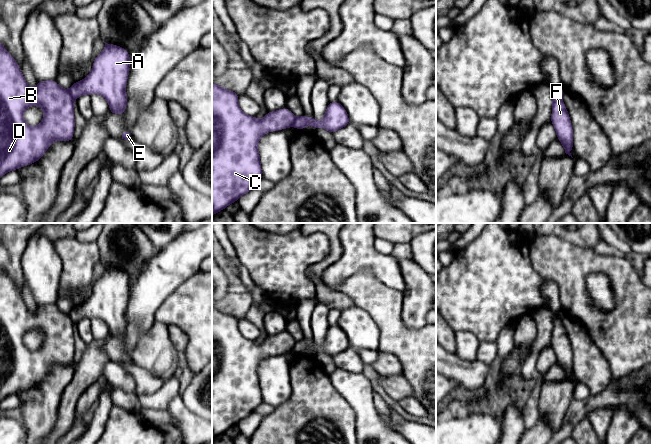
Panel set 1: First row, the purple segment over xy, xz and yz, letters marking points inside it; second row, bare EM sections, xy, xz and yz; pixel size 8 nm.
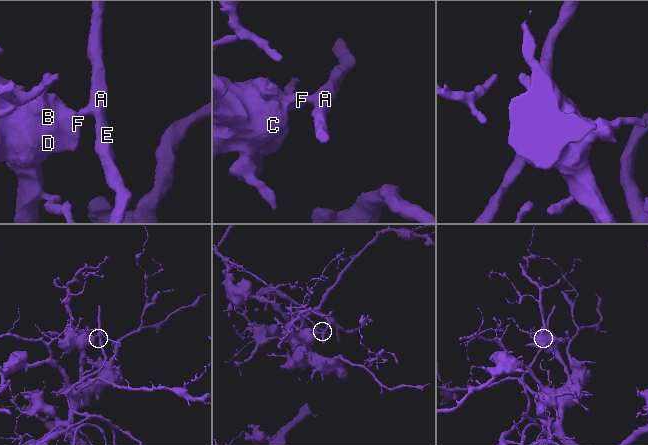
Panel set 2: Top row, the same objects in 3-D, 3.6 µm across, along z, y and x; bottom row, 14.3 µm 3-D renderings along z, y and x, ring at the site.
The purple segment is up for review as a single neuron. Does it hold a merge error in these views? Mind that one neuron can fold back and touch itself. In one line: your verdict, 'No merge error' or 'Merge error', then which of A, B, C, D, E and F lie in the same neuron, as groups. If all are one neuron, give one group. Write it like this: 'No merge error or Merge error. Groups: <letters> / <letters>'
Merge error. Groups: A E / B C D F

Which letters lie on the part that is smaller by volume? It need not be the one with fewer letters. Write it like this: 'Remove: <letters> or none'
Remove: A, E

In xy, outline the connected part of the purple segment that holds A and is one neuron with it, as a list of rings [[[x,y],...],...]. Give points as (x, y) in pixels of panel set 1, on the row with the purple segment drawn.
[[[104,43],[105,48],[94,59],[88,76],[74,82],[69,92],[74,99],[81,95],[100,94],[107,100],[111,114],[121,115],[128,102],[126,83],[130,54],[118,45]]]

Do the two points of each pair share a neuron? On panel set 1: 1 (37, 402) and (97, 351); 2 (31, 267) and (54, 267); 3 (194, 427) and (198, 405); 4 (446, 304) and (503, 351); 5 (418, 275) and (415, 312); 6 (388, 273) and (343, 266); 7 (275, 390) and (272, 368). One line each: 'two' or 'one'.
1: two
2: one
3: two
4: two
5: one
6: one
7: one

